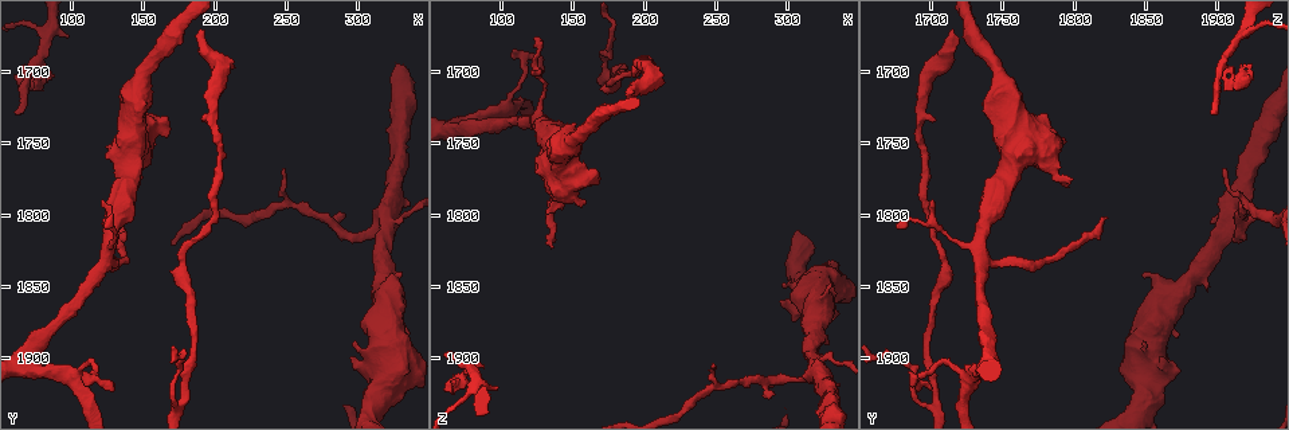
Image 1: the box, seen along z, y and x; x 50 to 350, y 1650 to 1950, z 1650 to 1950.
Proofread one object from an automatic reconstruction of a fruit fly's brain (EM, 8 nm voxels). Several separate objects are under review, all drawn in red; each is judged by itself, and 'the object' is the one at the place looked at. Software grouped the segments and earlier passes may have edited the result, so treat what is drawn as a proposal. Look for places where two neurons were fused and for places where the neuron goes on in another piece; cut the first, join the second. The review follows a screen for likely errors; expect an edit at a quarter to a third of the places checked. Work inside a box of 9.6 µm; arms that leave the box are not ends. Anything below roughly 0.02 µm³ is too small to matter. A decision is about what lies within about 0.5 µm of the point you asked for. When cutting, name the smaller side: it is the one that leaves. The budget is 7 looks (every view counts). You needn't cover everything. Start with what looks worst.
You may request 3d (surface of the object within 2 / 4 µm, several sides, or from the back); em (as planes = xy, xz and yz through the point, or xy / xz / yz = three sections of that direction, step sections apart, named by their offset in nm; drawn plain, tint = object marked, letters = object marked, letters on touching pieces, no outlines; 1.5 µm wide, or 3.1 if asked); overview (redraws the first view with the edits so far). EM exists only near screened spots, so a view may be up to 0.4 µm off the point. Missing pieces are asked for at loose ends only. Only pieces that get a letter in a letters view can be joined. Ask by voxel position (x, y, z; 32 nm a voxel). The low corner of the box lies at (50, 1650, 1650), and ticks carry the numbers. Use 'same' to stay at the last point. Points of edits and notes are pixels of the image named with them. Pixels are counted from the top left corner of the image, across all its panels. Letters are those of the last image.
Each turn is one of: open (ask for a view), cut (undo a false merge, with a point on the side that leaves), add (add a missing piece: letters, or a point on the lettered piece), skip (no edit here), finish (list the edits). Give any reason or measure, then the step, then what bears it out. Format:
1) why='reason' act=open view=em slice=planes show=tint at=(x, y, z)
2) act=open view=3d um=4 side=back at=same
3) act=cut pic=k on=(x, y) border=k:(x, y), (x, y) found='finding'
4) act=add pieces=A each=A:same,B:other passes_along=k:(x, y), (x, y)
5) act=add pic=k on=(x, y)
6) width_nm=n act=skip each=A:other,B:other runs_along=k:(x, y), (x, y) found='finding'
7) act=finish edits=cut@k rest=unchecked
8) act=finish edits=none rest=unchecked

why='tapers out' act=open view=3d um=4 at=(136, 1800, 1824)

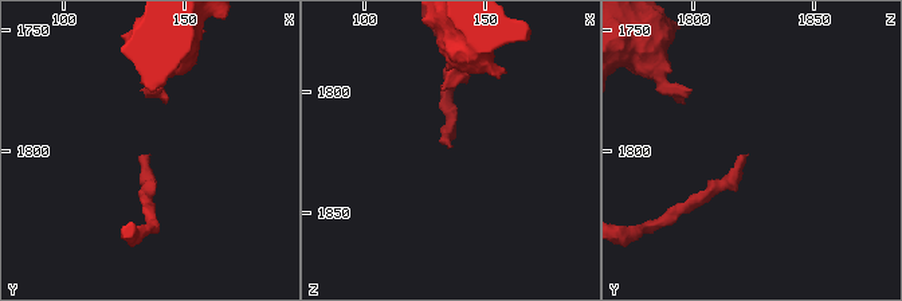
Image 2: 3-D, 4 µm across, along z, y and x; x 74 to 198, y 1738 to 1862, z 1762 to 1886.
why='need the tissue' act=open view=em slice=planes show=letters at=(136, 1802, 1823)

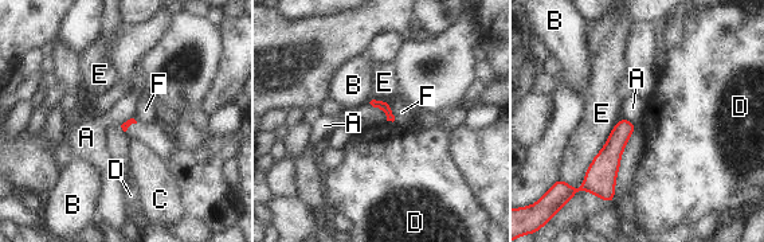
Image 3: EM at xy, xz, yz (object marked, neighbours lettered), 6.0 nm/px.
longest_contact=E:500nm act=skip each=A:other,B:other,C:other,D:other,E:other,F:other found='none of them fits'

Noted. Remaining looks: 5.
act=open view=3d um=2 at=(192, 1736, 1704)

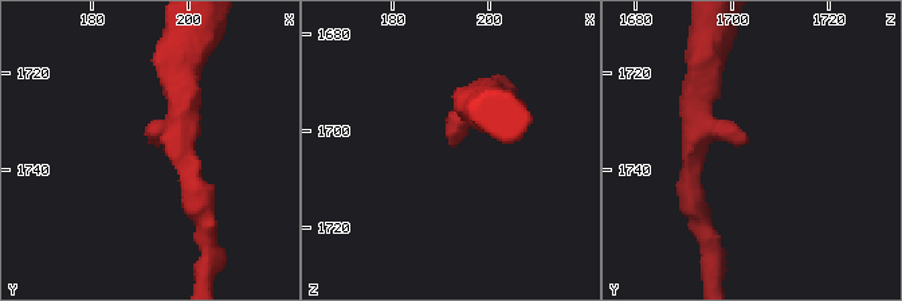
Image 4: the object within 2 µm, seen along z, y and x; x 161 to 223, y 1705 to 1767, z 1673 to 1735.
why='shape alone is not enough' act=open view=em slice=yz step=4 show=tint at=(193, 1734, 1703)

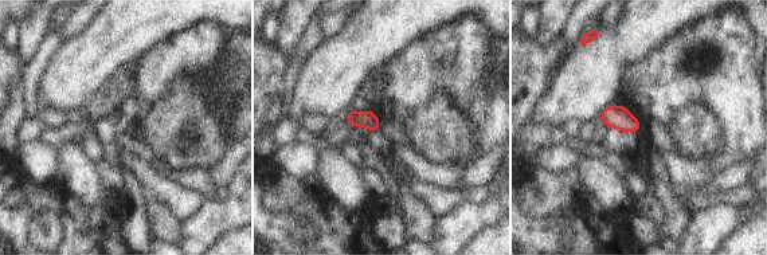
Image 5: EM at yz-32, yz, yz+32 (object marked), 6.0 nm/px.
act=open view=em slice=planes show=letters at=same

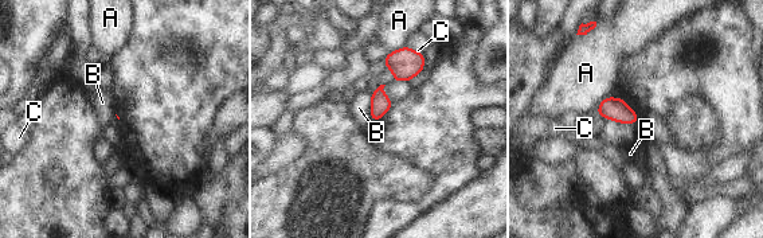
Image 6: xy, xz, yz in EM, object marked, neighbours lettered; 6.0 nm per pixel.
longest_contact=B:160nm act=skip each=A:other,B:other,C:other found='none of them fits'

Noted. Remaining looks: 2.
act=finish edits=none rest=unchecked

